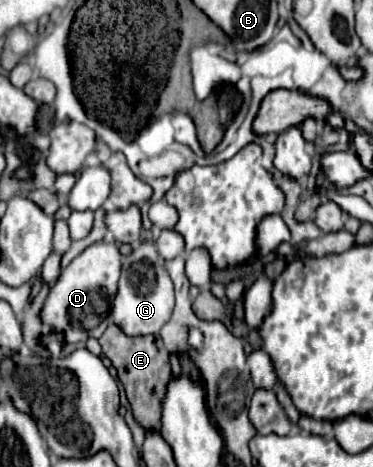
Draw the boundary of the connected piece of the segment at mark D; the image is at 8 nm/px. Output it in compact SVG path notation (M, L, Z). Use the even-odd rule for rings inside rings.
M94 242L78 258L62 270L60 280L50 286L50 294L42 308L42 320L56 330L64 330L68 342L84 342L94 336L100 338L106 330L104 318L116 298L118 278L122 272L122 254L118 242Z

